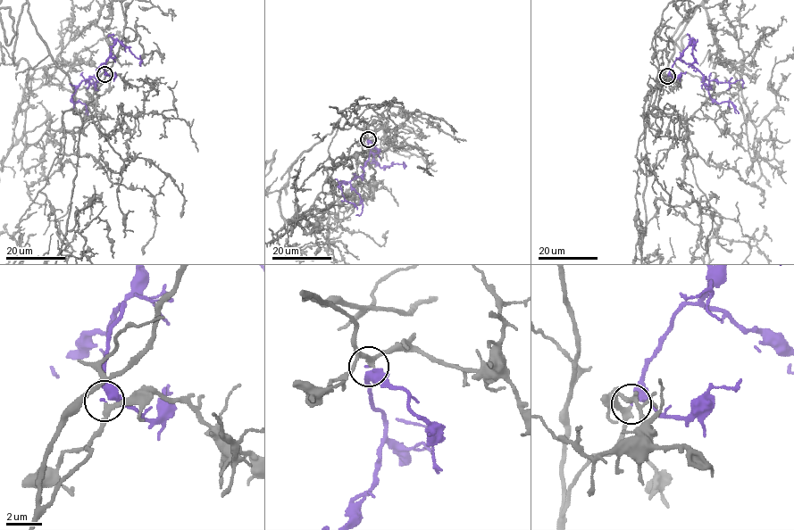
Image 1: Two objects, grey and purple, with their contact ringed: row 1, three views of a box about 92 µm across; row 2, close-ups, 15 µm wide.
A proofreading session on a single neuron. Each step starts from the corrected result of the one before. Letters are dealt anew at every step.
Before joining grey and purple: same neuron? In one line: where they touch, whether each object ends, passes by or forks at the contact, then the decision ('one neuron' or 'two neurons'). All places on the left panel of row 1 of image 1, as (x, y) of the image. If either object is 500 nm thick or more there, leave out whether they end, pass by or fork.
at (104, 74); grey passes by; purple ends there; one neuron

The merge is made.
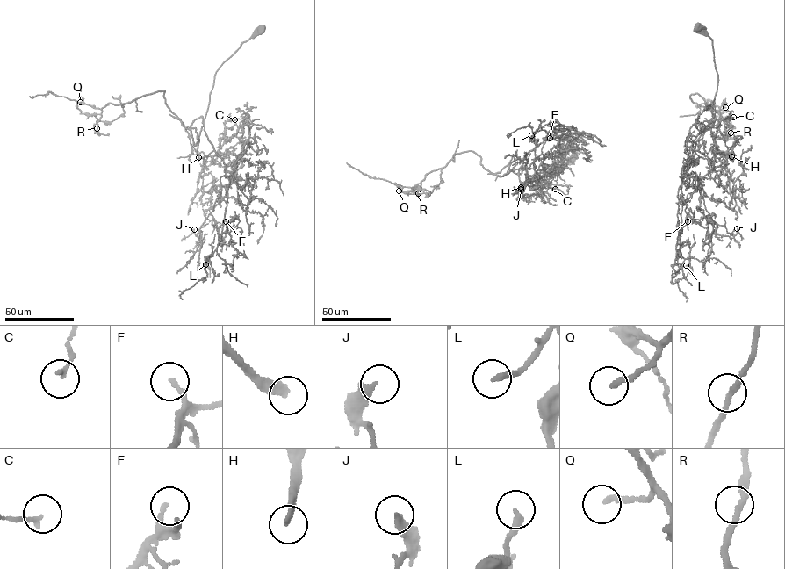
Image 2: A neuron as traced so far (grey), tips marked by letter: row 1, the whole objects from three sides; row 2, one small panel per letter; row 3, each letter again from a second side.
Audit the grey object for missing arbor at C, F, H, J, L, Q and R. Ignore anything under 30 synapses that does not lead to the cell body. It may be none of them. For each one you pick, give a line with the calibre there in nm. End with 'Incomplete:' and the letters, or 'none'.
F: 180 nm
H: 240 nm
L: 260 nm
Incomplete: F, H, L

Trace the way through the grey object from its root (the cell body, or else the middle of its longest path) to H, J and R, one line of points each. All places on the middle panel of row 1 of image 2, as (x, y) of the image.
H: (573, 156), (558, 170), (540, 172), (530, 176), (522, 166), (518, 173), (521, 187)
J: (573, 156), (558, 170), (529, 175), (523, 158), (546, 136), (543, 154), (525, 165), (527, 182), (521, 189)
R: (573, 156), (530, 176), (509, 169), (517, 150), (493, 174), (464, 151), (431, 193), (418, 193)

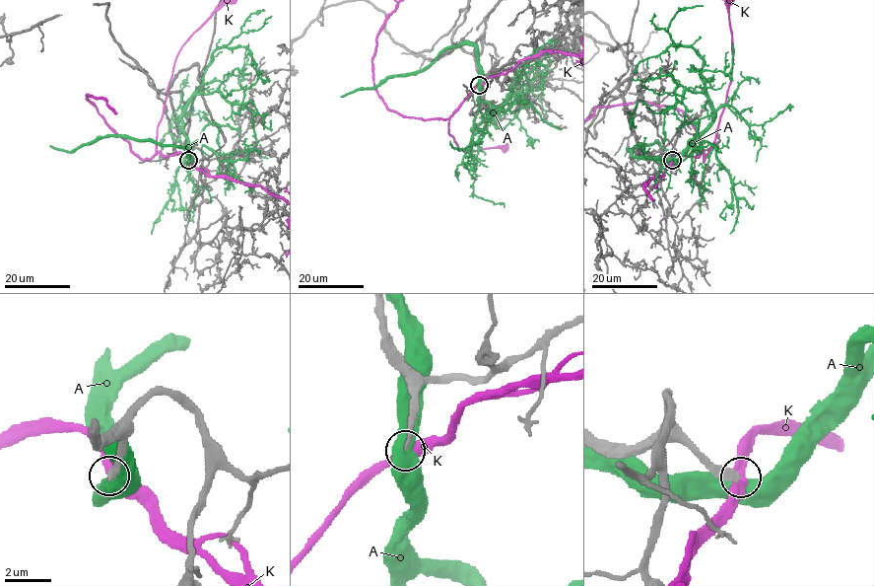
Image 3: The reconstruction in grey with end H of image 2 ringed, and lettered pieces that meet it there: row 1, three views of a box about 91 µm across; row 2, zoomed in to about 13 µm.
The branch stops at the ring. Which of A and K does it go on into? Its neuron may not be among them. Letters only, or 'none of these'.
none of these

